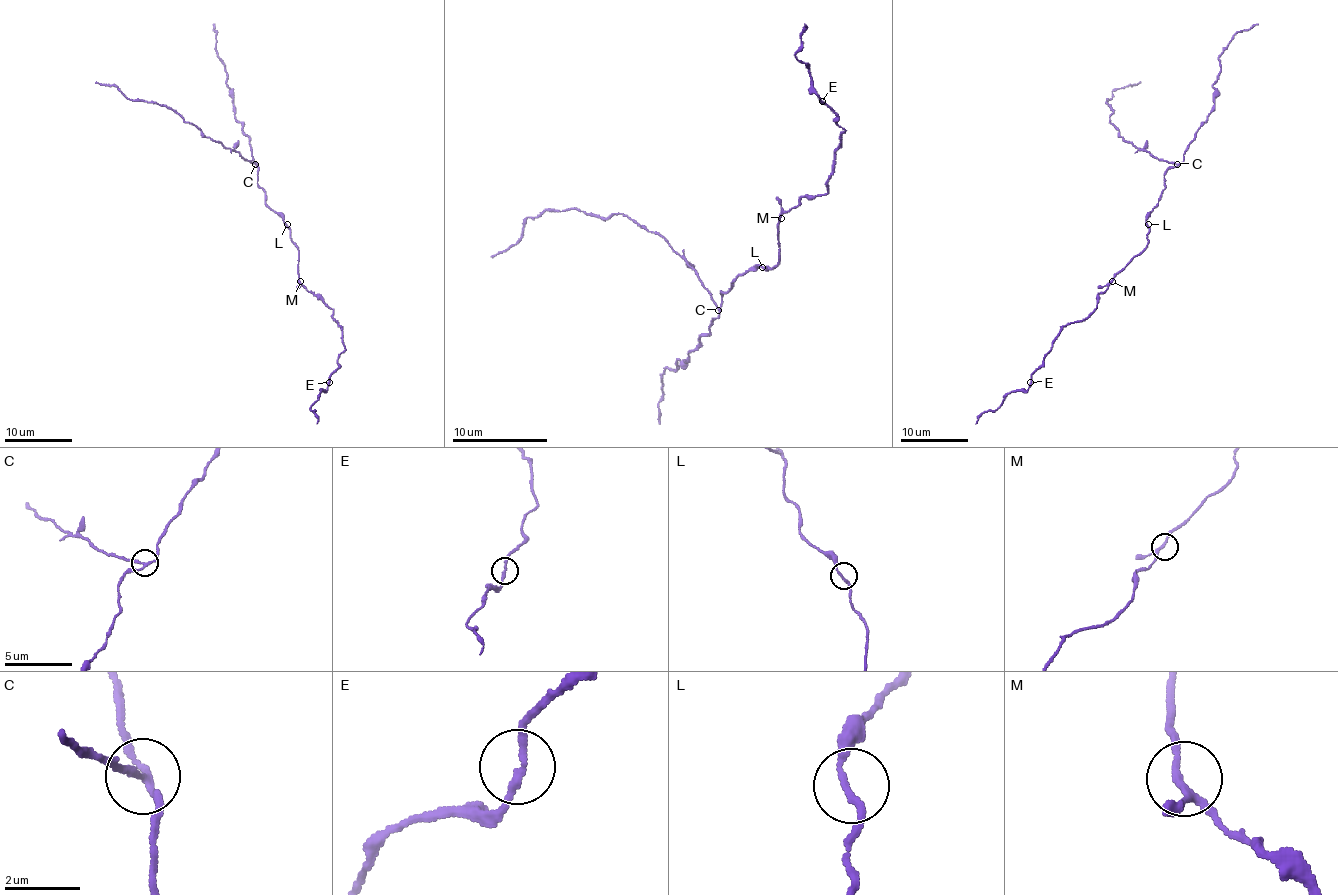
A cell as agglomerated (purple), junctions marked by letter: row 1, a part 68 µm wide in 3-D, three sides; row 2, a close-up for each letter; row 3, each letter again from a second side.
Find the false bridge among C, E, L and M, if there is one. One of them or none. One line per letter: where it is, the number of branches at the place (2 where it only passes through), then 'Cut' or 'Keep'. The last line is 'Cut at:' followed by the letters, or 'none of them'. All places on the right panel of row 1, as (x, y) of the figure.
C: Place: (1177, 164). Branches: 3. Cut
E: Place: (1030, 382). Branches: 2. Keep
L: Place: (1148, 224). Branches: 2. Keep
M: Place: (1112, 281). Branches: 3. Keep
Cut at: C

